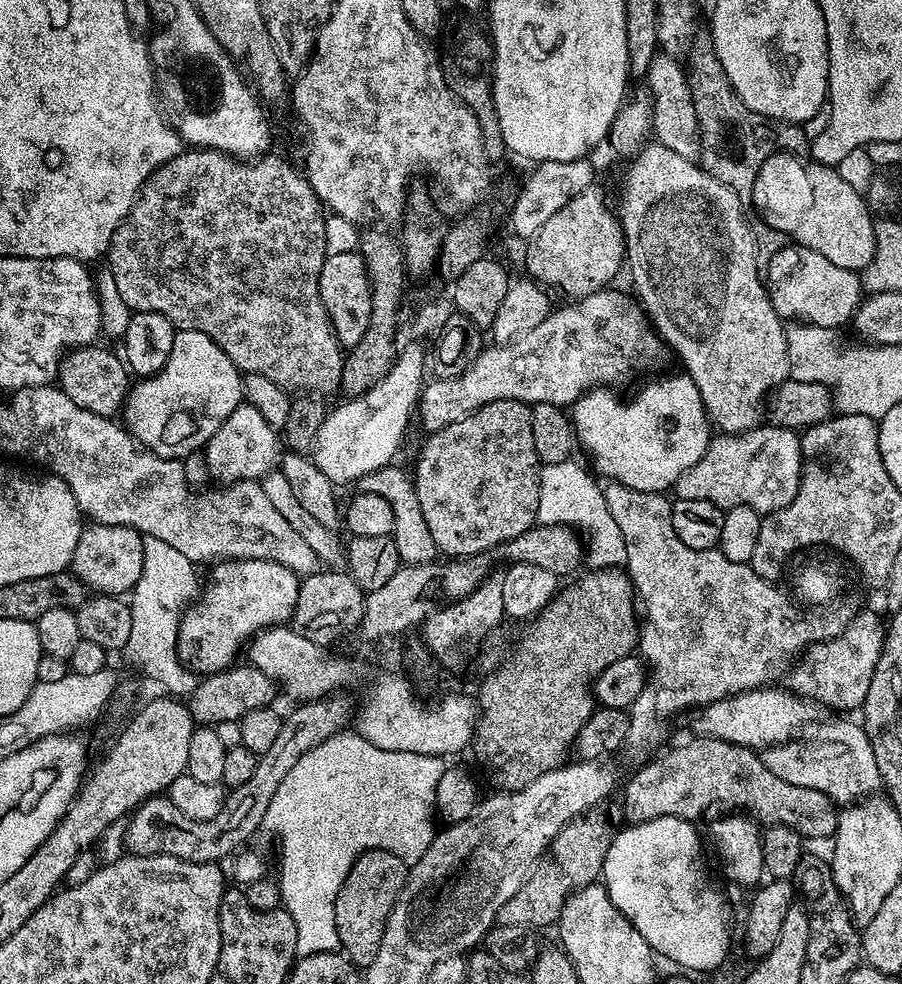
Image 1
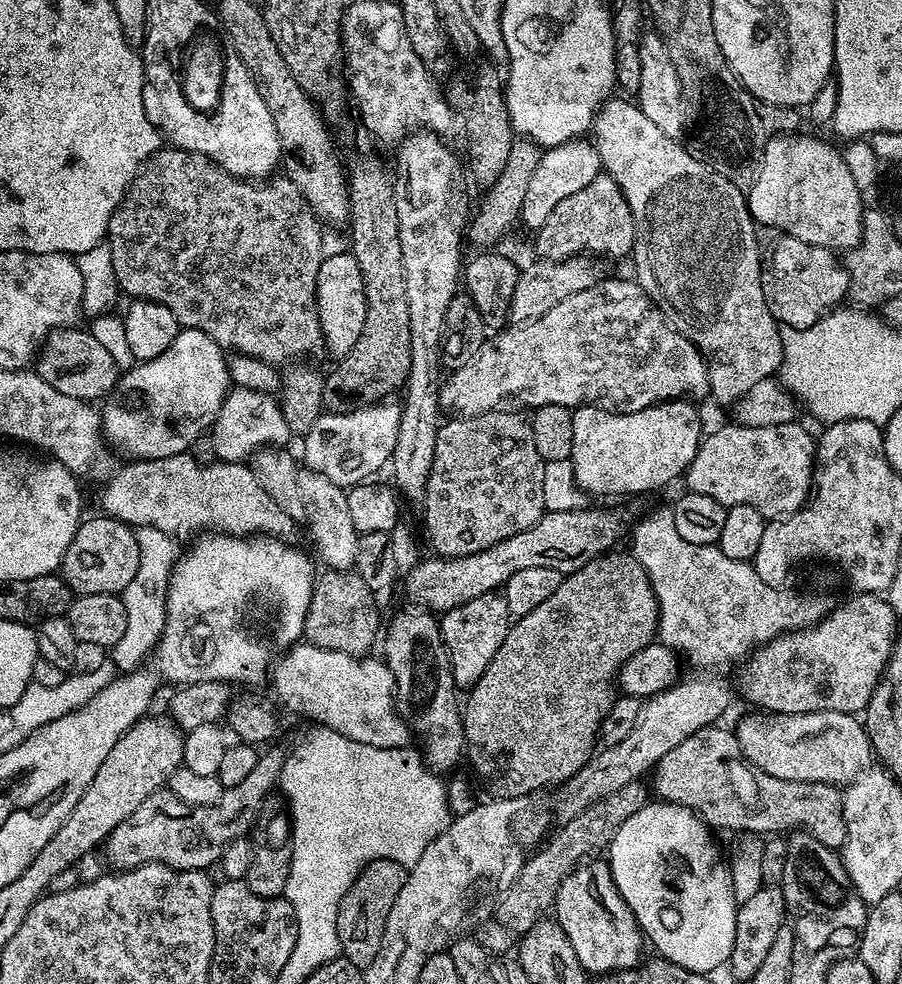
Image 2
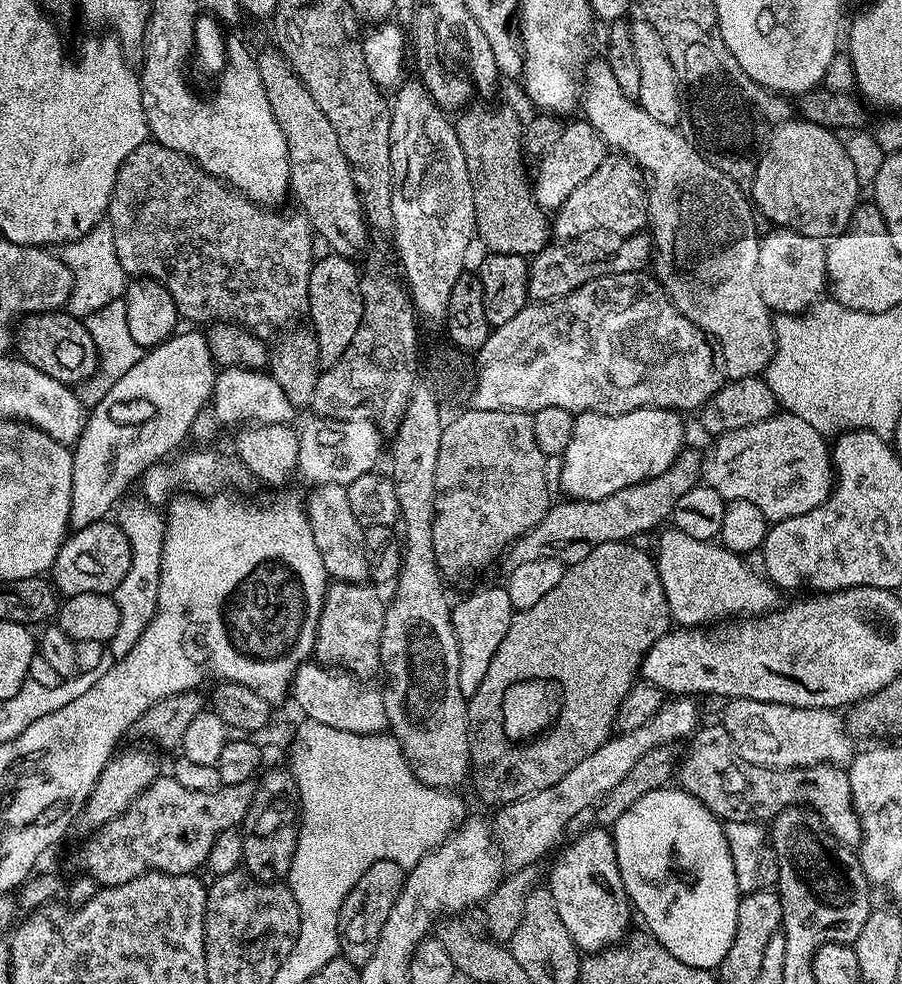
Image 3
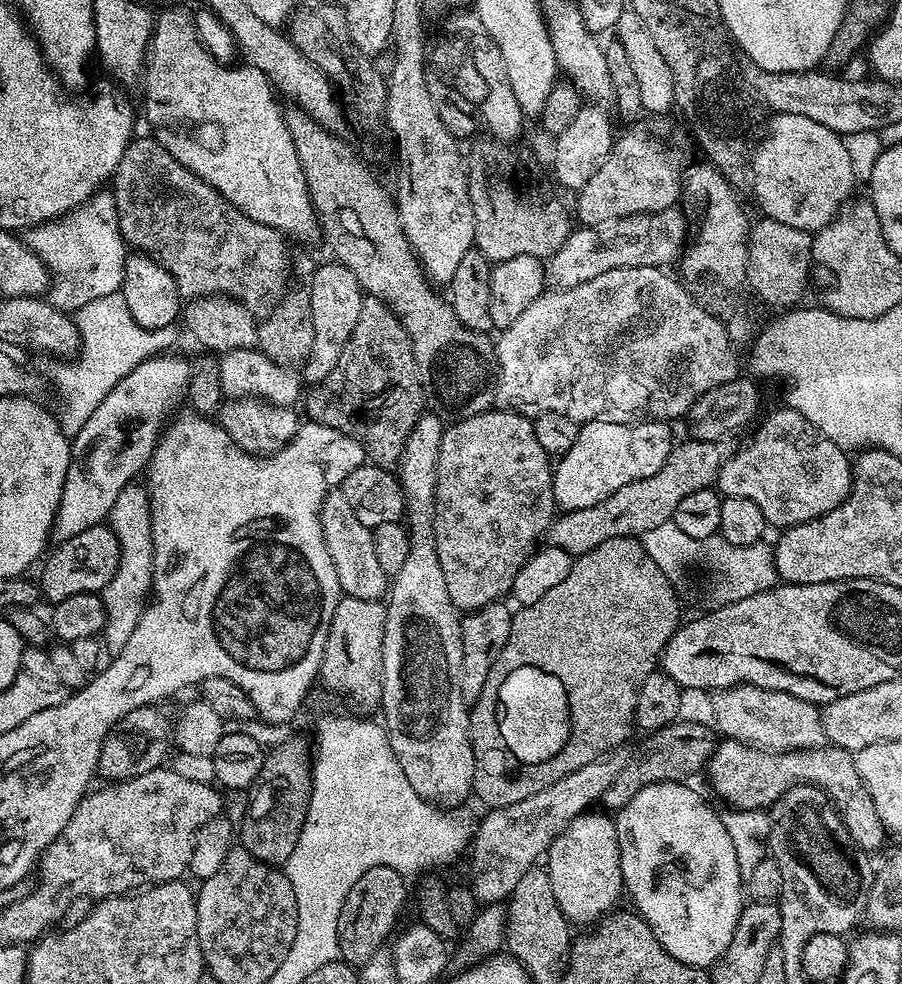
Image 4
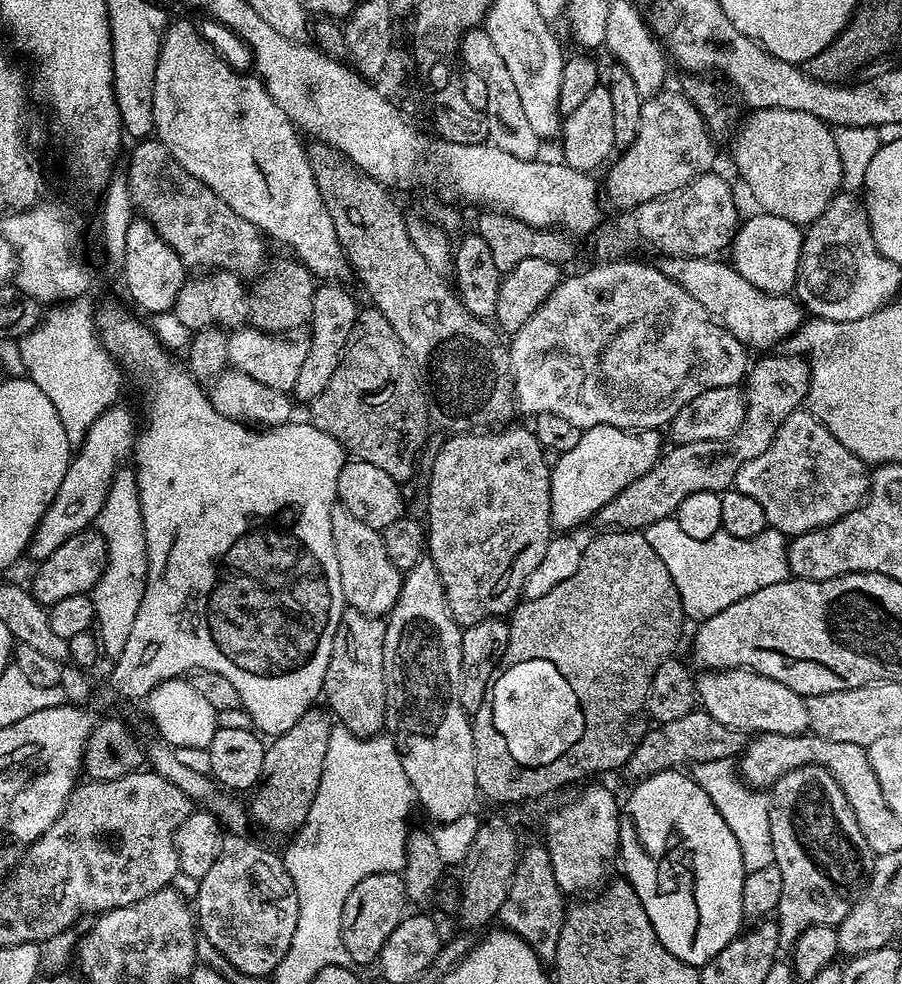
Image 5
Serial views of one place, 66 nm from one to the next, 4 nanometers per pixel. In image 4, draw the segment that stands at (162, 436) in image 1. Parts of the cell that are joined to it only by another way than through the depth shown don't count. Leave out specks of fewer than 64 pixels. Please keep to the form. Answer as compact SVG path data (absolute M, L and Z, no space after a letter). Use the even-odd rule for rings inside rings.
M157 354L134 366L134 370L102 398L98 410L86 418L86 426L71 437L72 461L66 470L60 508L52 526L53 541L69 540L74 534L82 534L82 530L105 523L114 502L118 502L118 494L139 477L136 476L139 472L141 475L147 469L148 459L166 425L181 407L179 404L185 403L192 378L193 365L172 355L176 354Z

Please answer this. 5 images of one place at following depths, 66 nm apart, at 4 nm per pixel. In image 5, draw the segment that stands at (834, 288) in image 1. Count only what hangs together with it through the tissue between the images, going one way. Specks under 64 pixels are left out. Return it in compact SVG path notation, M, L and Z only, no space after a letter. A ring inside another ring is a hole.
M763 210L757 211L757 216L752 216L748 221L737 227L736 234L730 245L730 263L750 286L758 286L767 296L782 296L791 293L796 286L796 275L798 274L798 262L804 245L804 232L801 225L790 222L786 218L778 218L774 214Z

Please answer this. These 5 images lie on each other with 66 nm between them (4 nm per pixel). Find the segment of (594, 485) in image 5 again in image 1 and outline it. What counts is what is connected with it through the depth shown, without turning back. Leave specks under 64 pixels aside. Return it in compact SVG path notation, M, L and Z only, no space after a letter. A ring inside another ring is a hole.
M686 374L680 376L664 376L661 380L652 380L633 400L619 400L615 391L601 386L584 393L571 405L570 419L576 429L579 447L585 448L596 463L595 471L605 481L615 482L622 486L630 486L643 492L667 493L706 454L708 443L714 432L710 427L708 411L704 408L702 394L698 394L698 386Z

